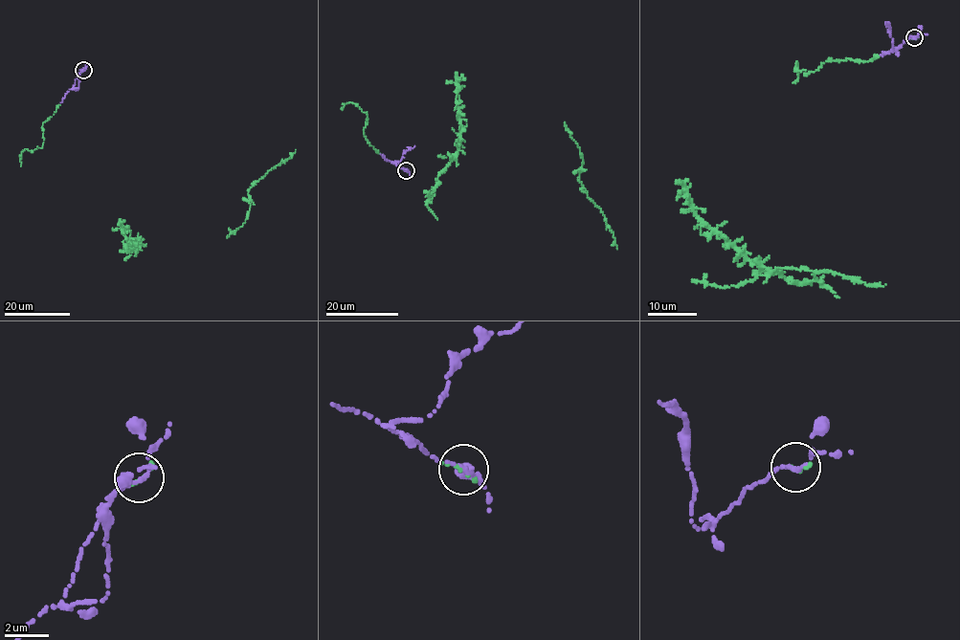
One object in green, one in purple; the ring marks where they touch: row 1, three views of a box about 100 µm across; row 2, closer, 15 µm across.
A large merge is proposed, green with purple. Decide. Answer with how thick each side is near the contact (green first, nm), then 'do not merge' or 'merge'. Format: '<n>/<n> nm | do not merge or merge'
200/180 nm | merge

